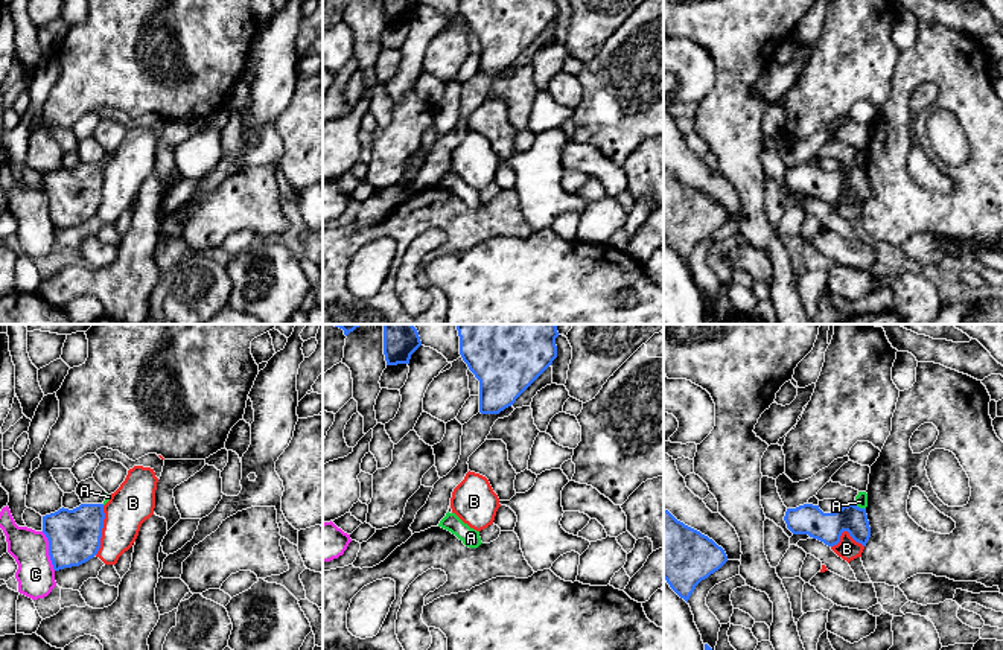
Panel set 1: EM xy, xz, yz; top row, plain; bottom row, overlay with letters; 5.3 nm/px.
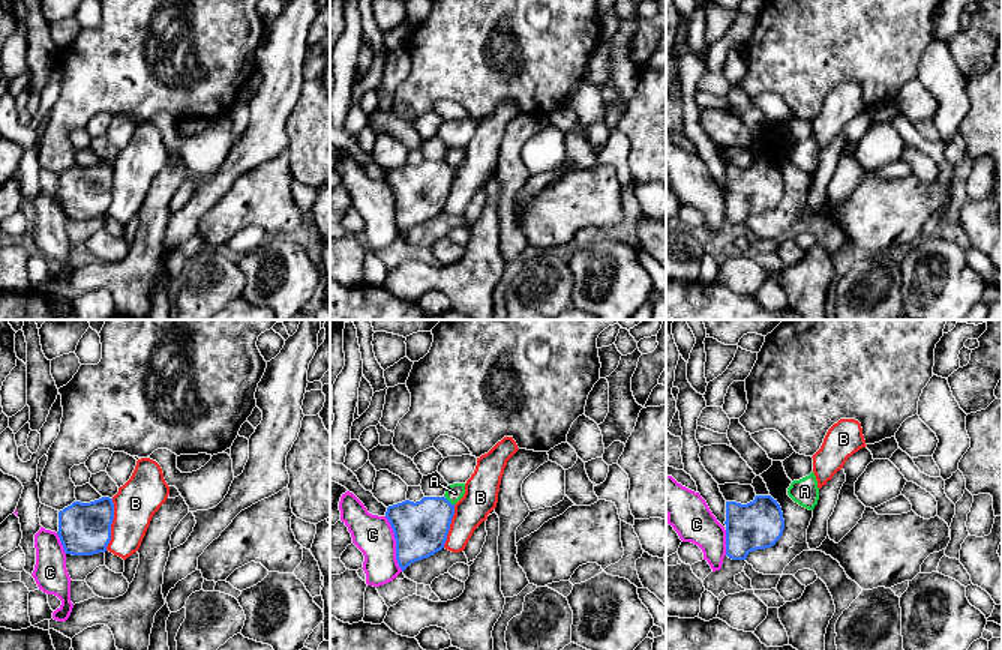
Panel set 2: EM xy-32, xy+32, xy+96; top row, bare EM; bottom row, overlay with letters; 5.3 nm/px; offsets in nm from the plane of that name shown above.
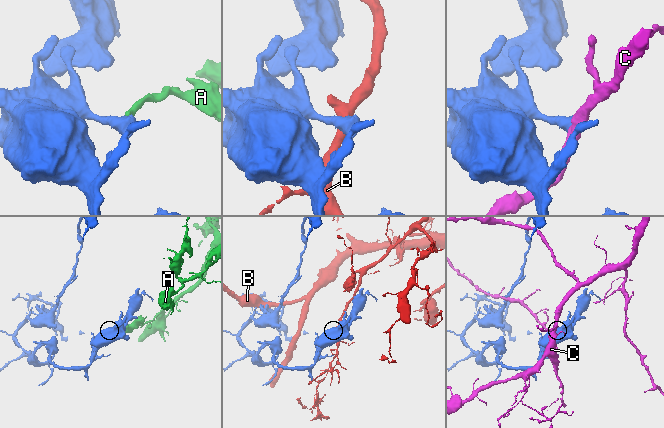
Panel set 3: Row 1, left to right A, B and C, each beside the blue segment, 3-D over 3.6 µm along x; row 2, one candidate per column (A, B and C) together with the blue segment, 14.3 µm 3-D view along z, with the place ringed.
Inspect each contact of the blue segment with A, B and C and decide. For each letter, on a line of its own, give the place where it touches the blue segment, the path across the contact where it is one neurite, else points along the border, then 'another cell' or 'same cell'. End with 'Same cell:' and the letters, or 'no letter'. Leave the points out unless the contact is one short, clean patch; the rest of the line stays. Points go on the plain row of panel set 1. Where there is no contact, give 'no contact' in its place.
A: contact yz (859, 166); border yz (853, 163), (865, 168); another cell
B: contact xy (101, 189); border xy (104, 165), (101, 206), (95, 213); another cell
C: contact xy (49, 210); another cell
Same cell: no letter

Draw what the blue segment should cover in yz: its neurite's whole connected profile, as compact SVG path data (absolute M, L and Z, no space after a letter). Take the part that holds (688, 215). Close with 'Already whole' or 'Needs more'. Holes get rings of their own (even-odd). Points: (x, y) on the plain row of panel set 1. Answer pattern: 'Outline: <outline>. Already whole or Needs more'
Outline: M664 167L664 237L686 262L696 245L728 221L721 206Z. Already whole

